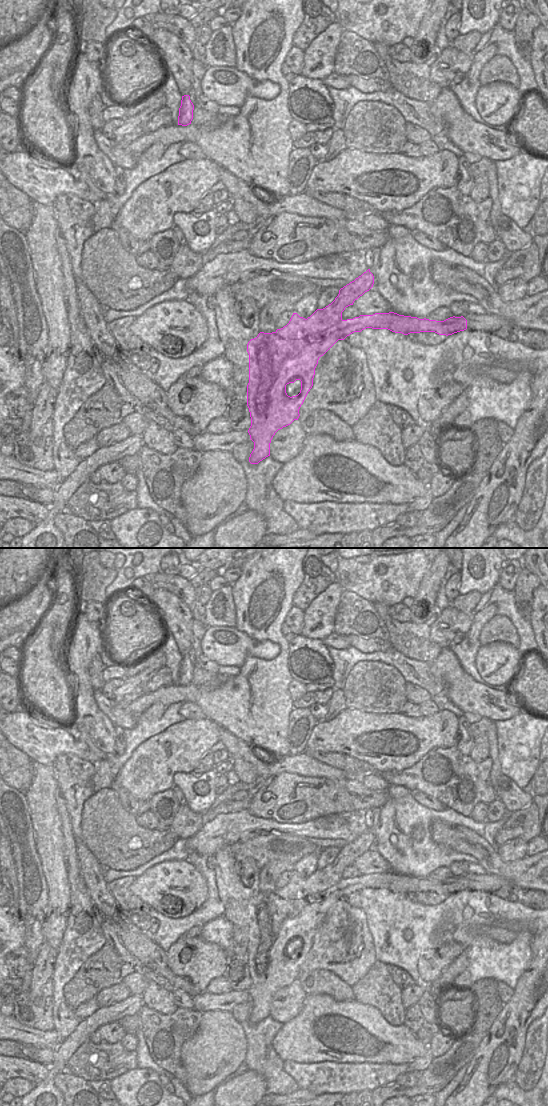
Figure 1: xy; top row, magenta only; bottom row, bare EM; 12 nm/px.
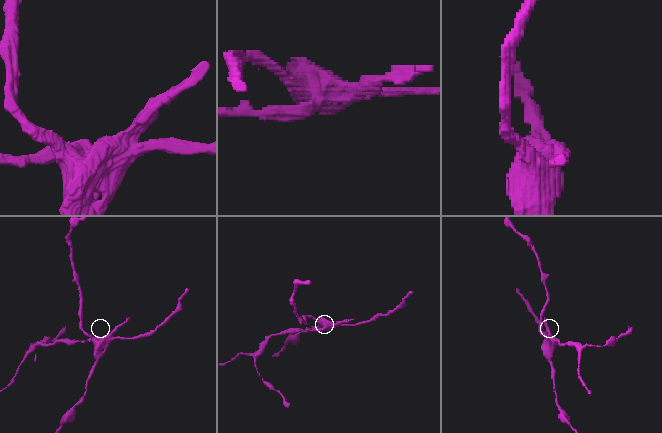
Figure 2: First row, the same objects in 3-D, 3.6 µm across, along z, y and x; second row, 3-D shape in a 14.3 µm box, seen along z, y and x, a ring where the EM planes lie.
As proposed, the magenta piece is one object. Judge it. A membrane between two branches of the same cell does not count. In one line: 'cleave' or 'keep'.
cleave

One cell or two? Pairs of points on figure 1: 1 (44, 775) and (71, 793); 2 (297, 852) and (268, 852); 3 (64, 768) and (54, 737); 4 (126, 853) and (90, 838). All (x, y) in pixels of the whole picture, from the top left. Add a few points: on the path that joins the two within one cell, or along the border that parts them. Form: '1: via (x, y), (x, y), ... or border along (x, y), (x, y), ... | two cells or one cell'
1: border along (53, 765), (59, 789) | two cells
2: via (290, 852), (275, 852) | one cell
3: border along (82, 760), (71, 753), (60, 753), (53, 764) | two cells
4: via (117, 844), (111, 838), (99, 838) | one cell

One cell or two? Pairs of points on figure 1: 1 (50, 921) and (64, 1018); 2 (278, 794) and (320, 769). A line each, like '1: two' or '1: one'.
1: two
2: two

